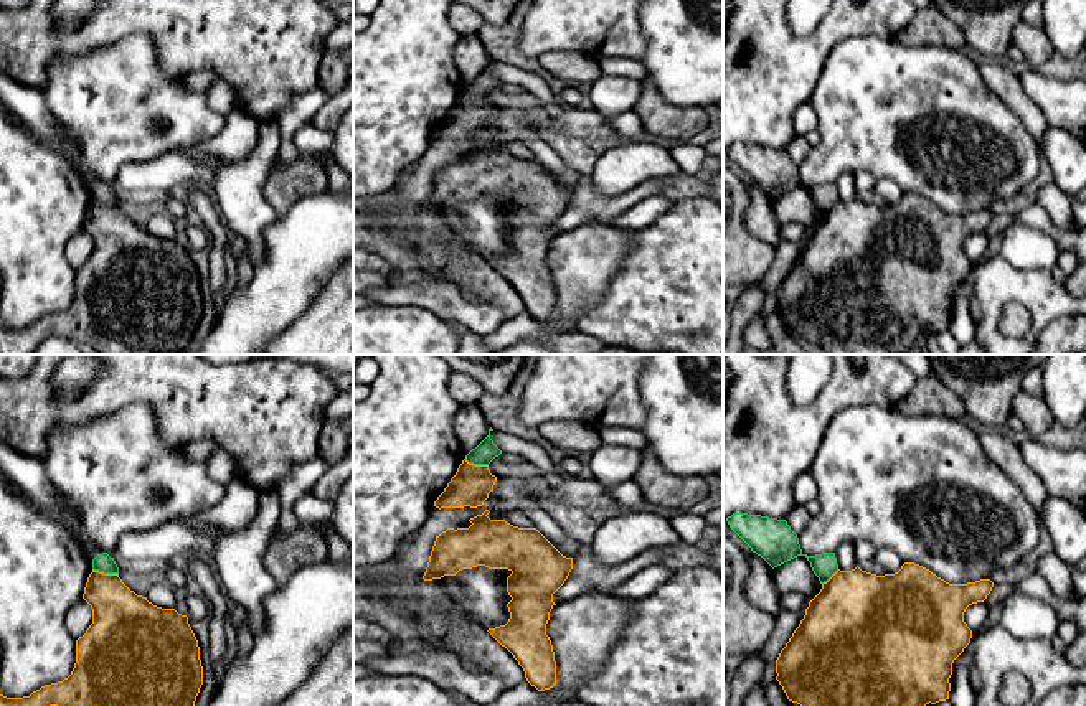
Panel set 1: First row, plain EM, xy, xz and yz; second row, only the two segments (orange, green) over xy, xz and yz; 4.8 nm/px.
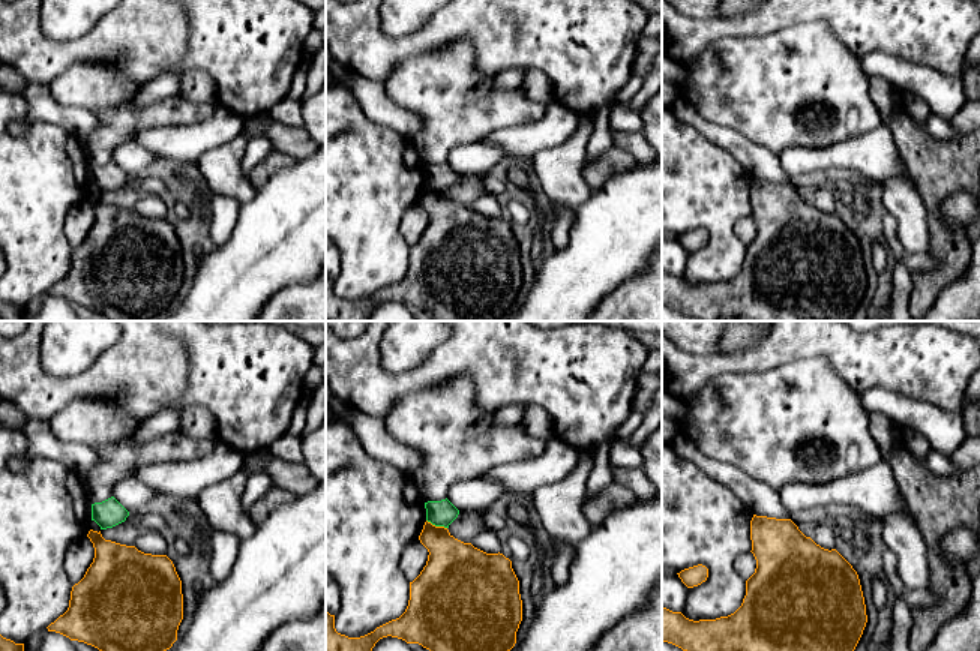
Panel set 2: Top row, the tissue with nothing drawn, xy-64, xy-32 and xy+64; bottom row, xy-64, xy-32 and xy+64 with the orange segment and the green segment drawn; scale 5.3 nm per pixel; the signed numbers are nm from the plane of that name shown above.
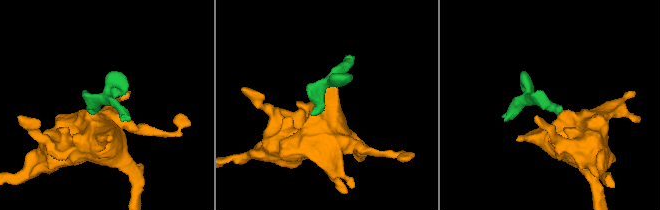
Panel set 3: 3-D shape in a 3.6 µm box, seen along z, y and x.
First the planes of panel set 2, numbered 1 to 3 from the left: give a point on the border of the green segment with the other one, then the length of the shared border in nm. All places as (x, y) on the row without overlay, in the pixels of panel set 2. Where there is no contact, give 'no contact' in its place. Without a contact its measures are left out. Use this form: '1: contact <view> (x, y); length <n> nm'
1: no contact
2: contact xy-32 (437, 191); length 120 nm
3: no contact

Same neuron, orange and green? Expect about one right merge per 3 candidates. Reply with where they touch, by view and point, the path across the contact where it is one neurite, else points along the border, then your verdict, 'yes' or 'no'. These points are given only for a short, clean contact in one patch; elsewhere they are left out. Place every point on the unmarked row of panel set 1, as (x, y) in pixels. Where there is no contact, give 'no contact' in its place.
contact xy (106, 205); border xy (93, 198), (118, 205); no

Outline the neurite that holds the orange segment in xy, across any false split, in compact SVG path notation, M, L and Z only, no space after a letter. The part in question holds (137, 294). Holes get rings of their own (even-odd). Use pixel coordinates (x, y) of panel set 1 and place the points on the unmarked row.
M94 200L83 229L92 239L92 254L76 271L71 305L30 327L0 325L0 355L33 355L50 337L87 345L99 355L185 355L203 315L200 277L188 247L137 226L119 205Z

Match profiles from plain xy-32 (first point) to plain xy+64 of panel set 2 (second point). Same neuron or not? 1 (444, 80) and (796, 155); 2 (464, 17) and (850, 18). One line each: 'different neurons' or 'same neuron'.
1: different neurons
2: same neuron

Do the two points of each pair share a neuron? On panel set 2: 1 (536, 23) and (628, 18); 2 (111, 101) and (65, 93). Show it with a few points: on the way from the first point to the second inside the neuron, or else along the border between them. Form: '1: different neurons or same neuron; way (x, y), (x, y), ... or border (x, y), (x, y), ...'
1: same neuron; way (559, 23), (605, 23)
2: same neuron; way (99, 93), (77, 93)

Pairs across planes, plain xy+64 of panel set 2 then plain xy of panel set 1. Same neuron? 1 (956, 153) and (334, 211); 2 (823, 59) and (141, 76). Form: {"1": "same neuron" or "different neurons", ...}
{"1": "different neurons", "2": "same neuron"}

